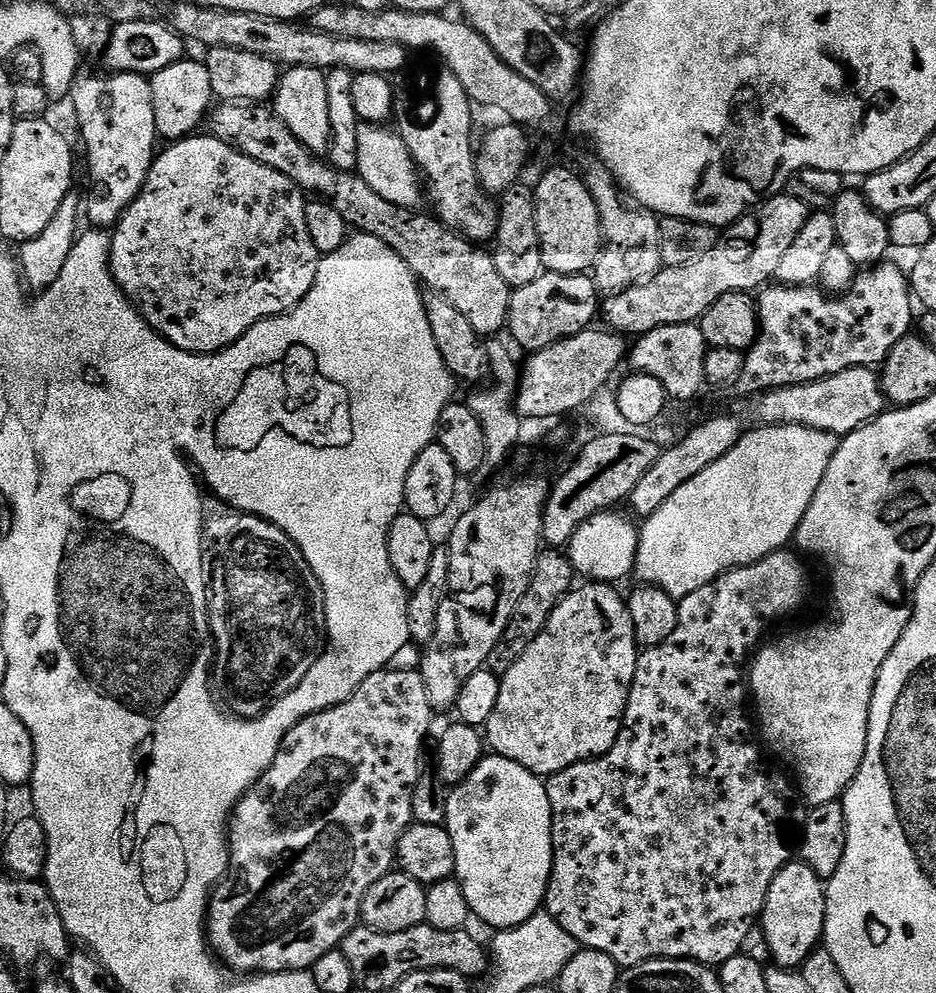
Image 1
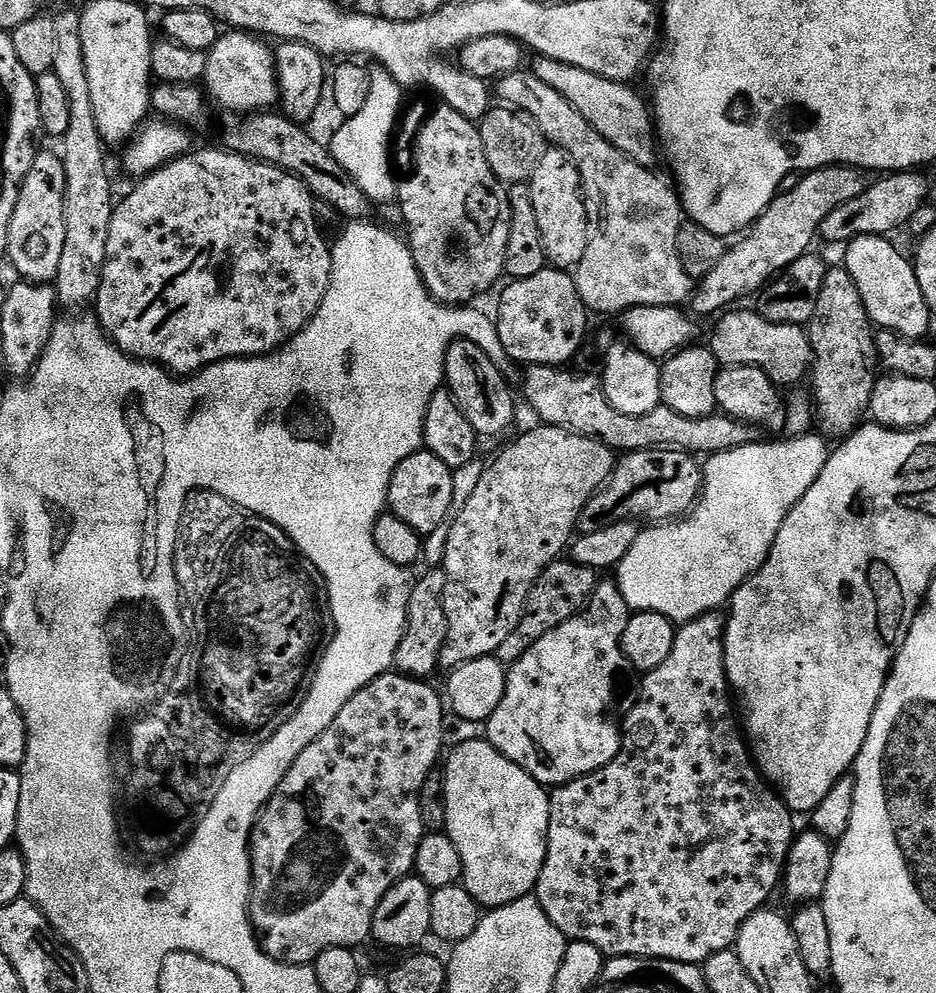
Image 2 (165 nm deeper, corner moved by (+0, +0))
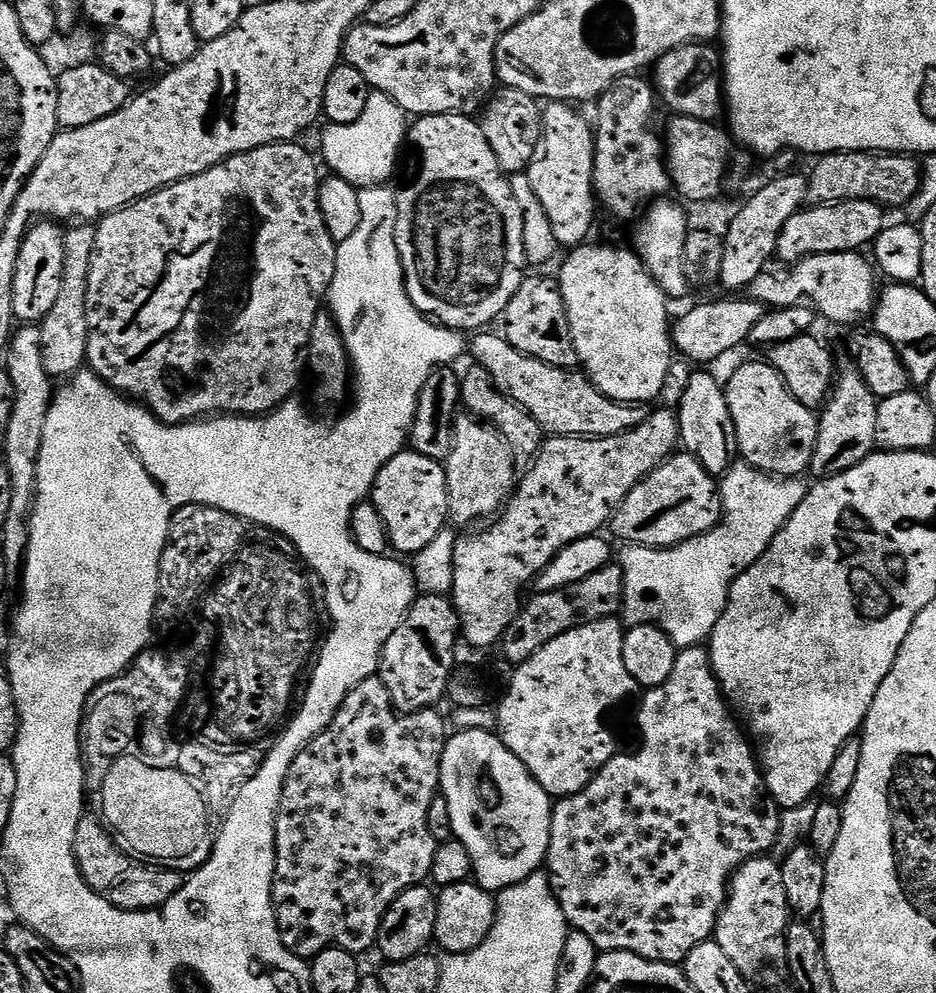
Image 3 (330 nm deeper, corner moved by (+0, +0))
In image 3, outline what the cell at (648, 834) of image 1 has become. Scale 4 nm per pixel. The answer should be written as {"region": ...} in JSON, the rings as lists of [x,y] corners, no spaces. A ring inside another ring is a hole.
{"region":[[[707,647],[679,649],[674,670],[670,670],[670,678],[666,678],[662,686],[647,689],[643,695],[644,701],[636,712],[640,749],[637,752],[621,751],[612,756],[610,762],[606,762],[606,766],[600,768],[596,777],[581,792],[555,801],[552,809],[546,875],[552,892],[562,906],[562,914],[568,919],[569,929],[586,934],[586,938],[590,938],[590,942],[594,942],[594,946],[600,952],[633,952],[647,960],[680,966],[690,954],[690,950],[694,950],[694,946],[713,939],[716,919],[719,918],[724,902],[728,899],[728,886],[732,875],[748,860],[773,851],[771,848],[780,836],[782,809],[768,793],[768,787],[764,784],[764,774],[754,755],[753,745],[742,731],[724,693],[720,691]]]}

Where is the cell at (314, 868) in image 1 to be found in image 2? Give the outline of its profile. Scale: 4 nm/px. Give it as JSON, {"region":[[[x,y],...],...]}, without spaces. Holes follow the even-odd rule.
{"region":[[[389,670],[383,676],[370,682],[342,710],[338,718],[329,726],[290,766],[286,778],[278,786],[278,790],[270,798],[270,802],[260,813],[260,819],[256,821],[256,829],[252,831],[252,902],[248,906],[248,915],[261,948],[267,956],[281,960],[284,964],[311,965],[326,950],[331,948],[355,949],[356,944],[366,941],[372,935],[372,923],[374,922],[374,910],[378,910],[378,902],[382,902],[384,895],[404,877],[413,875],[418,858],[418,846],[426,835],[426,829],[422,822],[422,810],[420,809],[420,795],[426,778],[437,767],[444,748],[444,712],[446,714],[446,700],[440,696],[423,679],[397,674]]]}

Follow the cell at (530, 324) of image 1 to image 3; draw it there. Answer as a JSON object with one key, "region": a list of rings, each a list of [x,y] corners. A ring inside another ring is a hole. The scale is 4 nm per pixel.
{"region":[[[529,275],[518,286],[514,298],[506,306],[502,317],[502,334],[514,350],[526,354],[530,358],[538,358],[538,362],[546,362],[550,366],[575,369],[580,364],[576,347],[570,334],[570,322],[566,314],[564,299],[560,293],[560,285],[548,276]]]}

